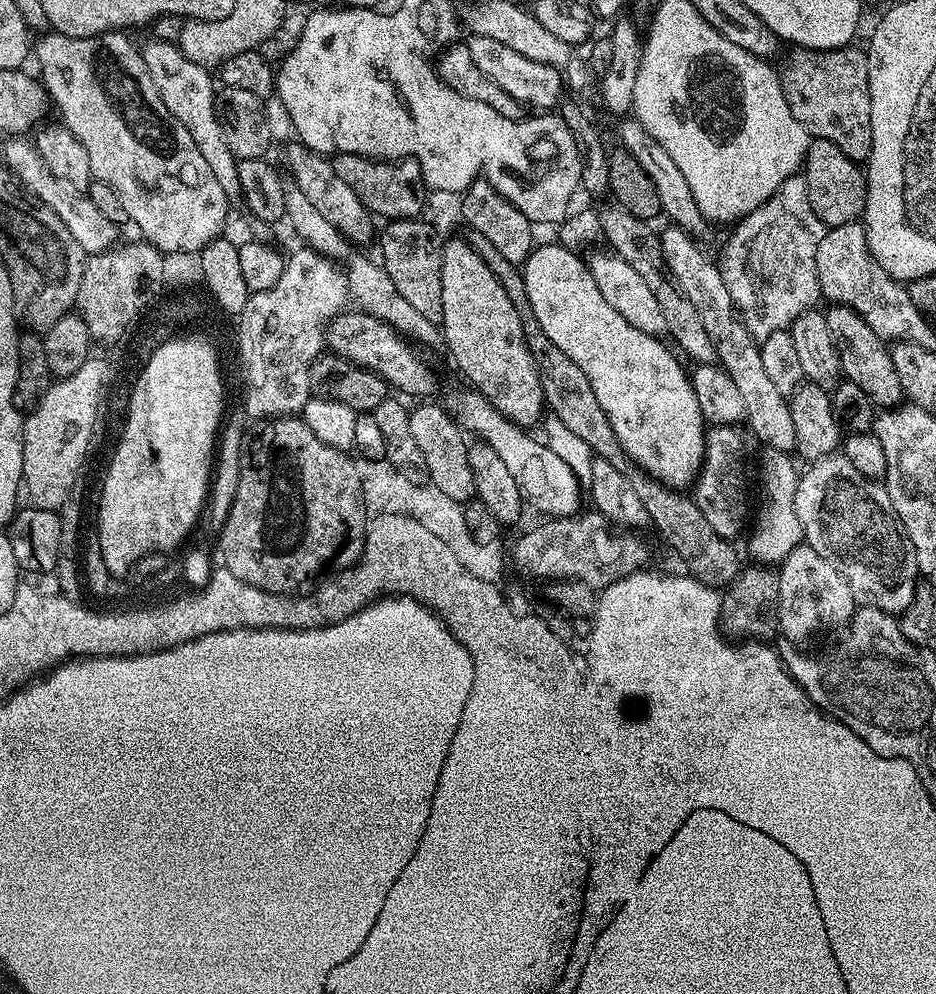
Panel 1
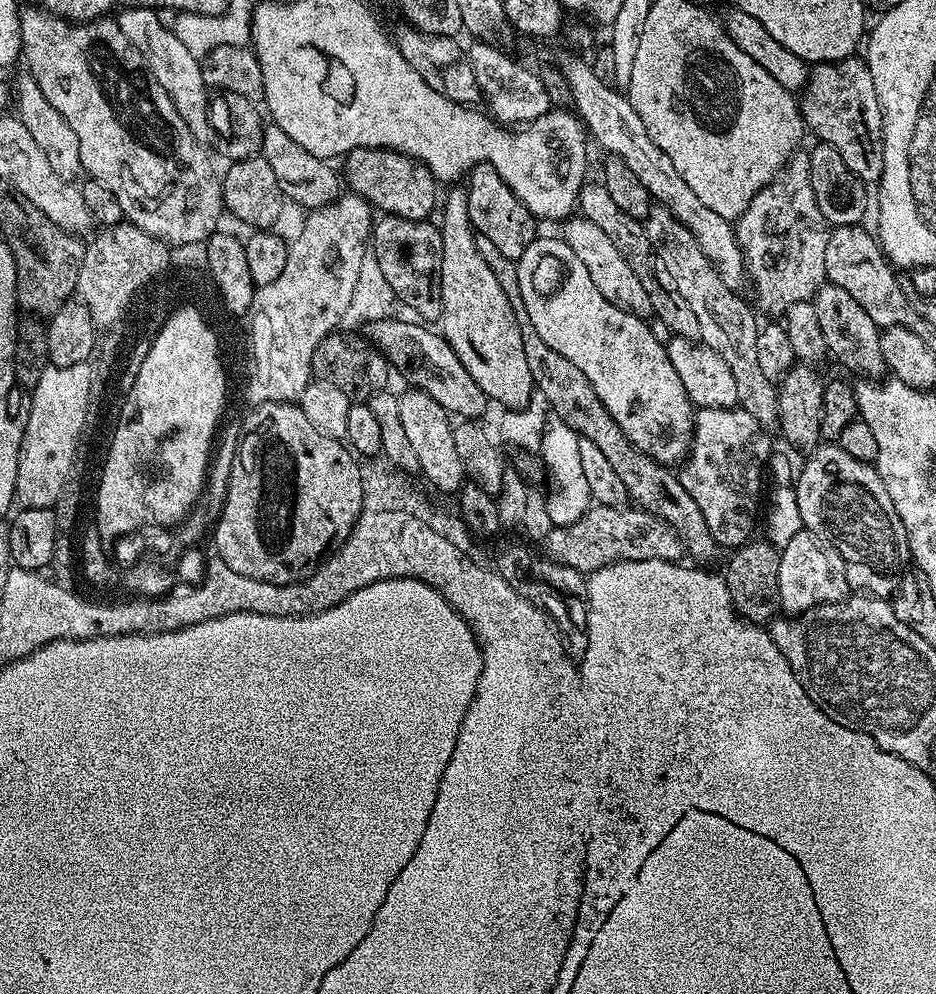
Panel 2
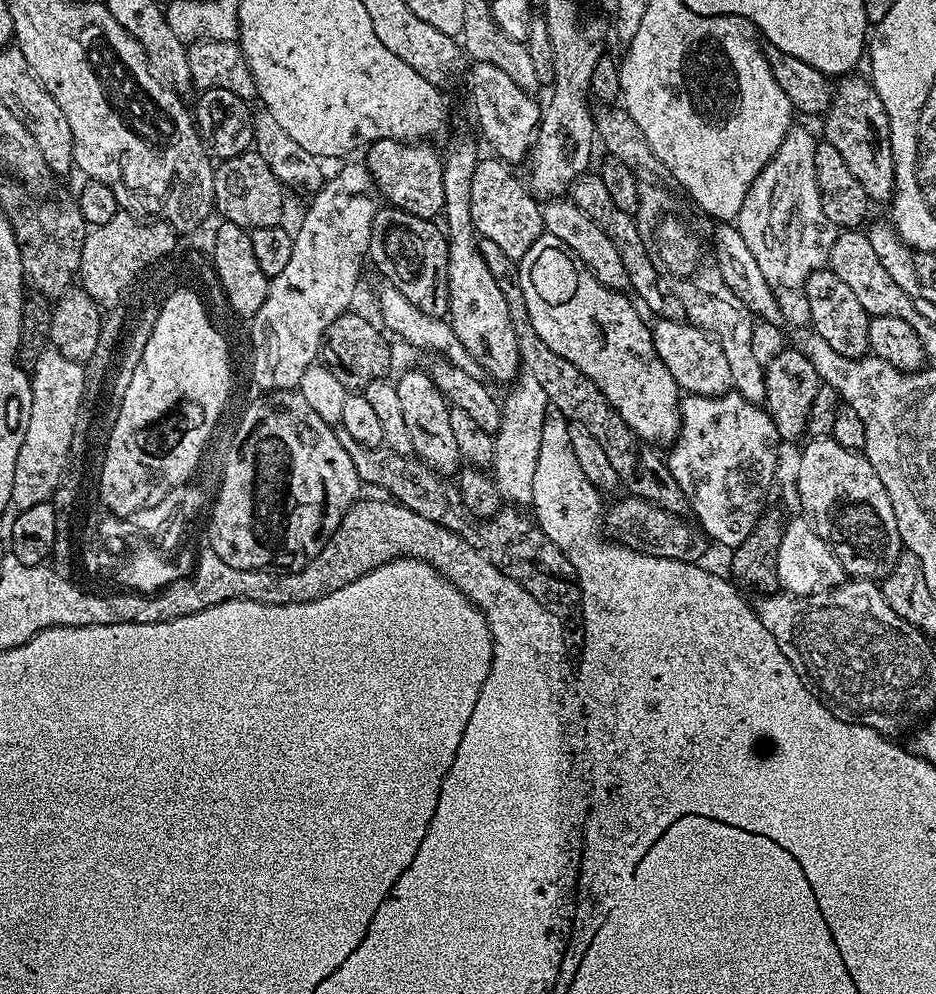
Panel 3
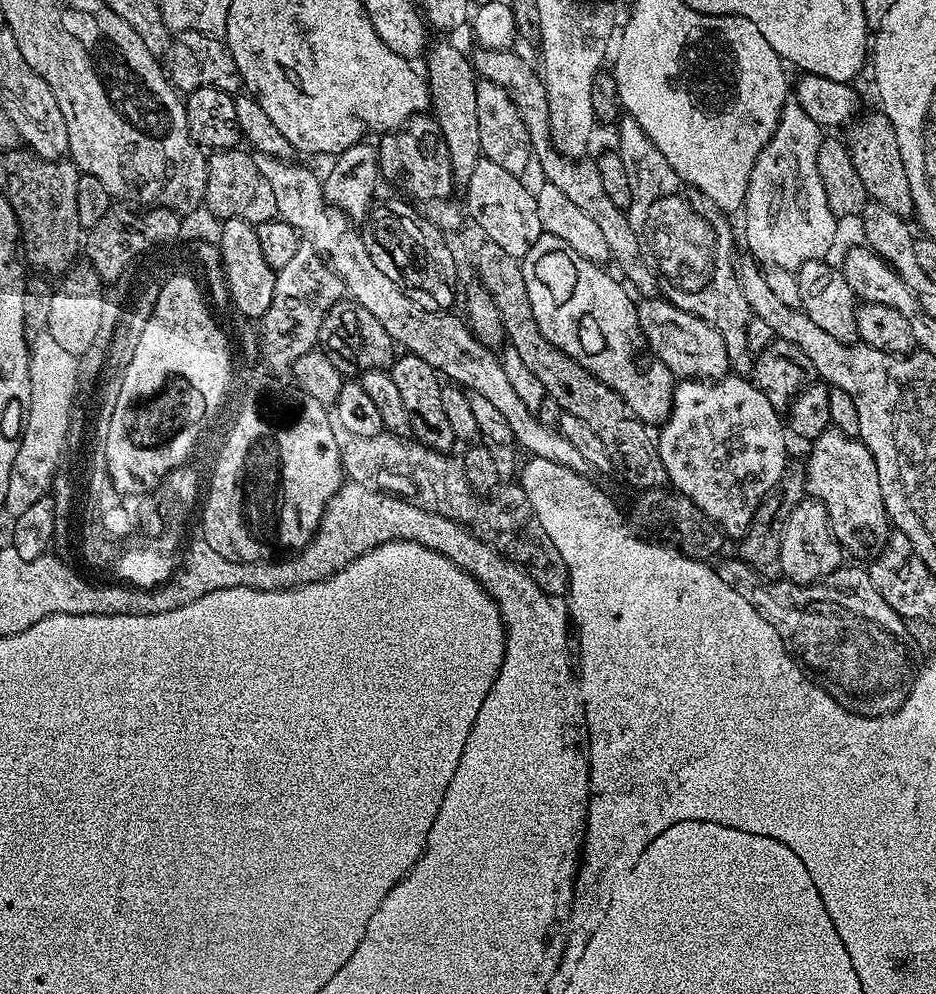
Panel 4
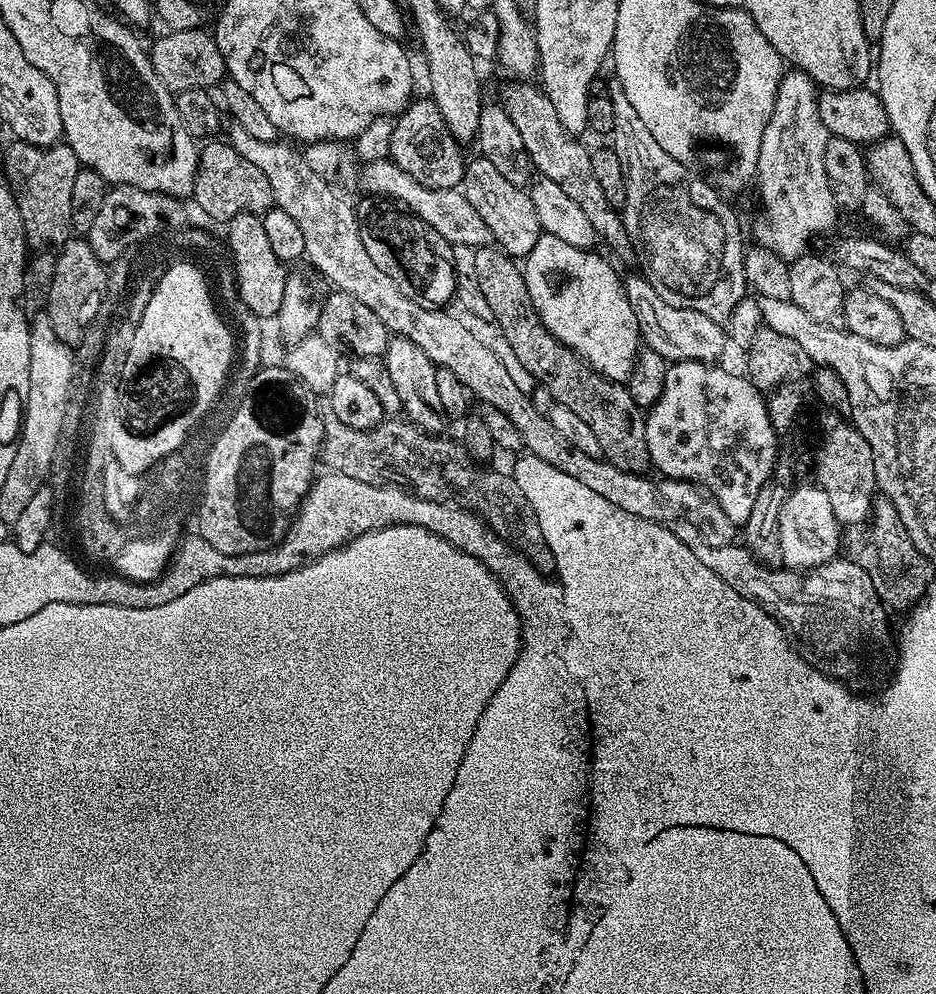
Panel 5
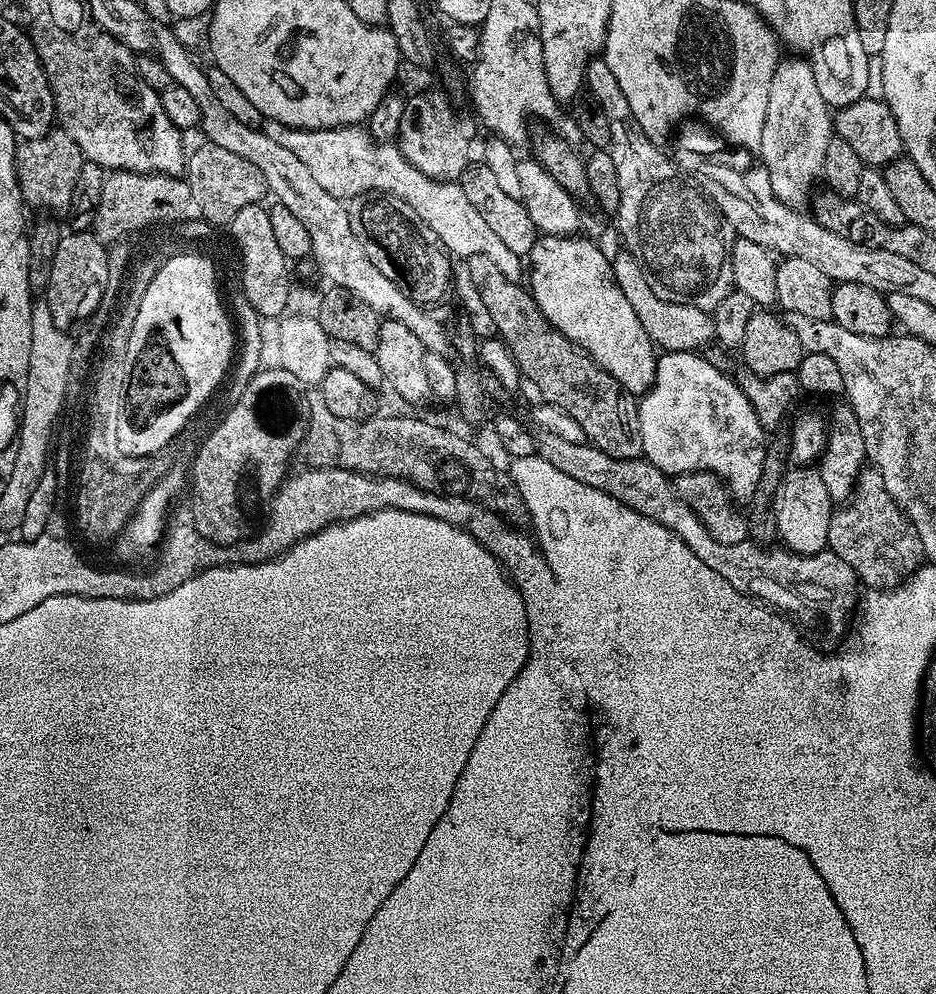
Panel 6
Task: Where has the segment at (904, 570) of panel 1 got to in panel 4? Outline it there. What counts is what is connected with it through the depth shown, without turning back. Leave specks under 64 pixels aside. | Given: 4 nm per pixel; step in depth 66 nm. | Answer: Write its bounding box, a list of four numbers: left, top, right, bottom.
[806,426,890,556]

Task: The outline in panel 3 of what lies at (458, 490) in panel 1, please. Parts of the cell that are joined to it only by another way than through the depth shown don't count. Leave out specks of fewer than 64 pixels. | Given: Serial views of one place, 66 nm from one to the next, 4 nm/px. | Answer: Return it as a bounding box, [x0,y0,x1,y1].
[395,372,462,474]

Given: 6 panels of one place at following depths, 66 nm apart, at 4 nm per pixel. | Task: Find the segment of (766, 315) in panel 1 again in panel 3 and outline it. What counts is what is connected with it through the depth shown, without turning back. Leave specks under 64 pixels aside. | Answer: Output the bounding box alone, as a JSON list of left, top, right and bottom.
[734,126,838,289]

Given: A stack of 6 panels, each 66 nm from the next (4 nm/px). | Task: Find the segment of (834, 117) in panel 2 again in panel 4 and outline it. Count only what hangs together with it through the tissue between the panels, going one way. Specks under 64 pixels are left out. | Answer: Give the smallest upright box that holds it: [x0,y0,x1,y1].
[846,111,913,218]

